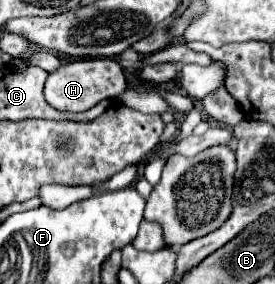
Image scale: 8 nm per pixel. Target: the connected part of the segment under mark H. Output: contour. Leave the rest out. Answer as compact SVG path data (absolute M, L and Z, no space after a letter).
M75 59L69 63L63 63L55 73L49 73L45 83L45 99L59 111L87 111L93 105L97 105L103 99L115 99L127 89L127 81L123 79L123 69L115 59Z

